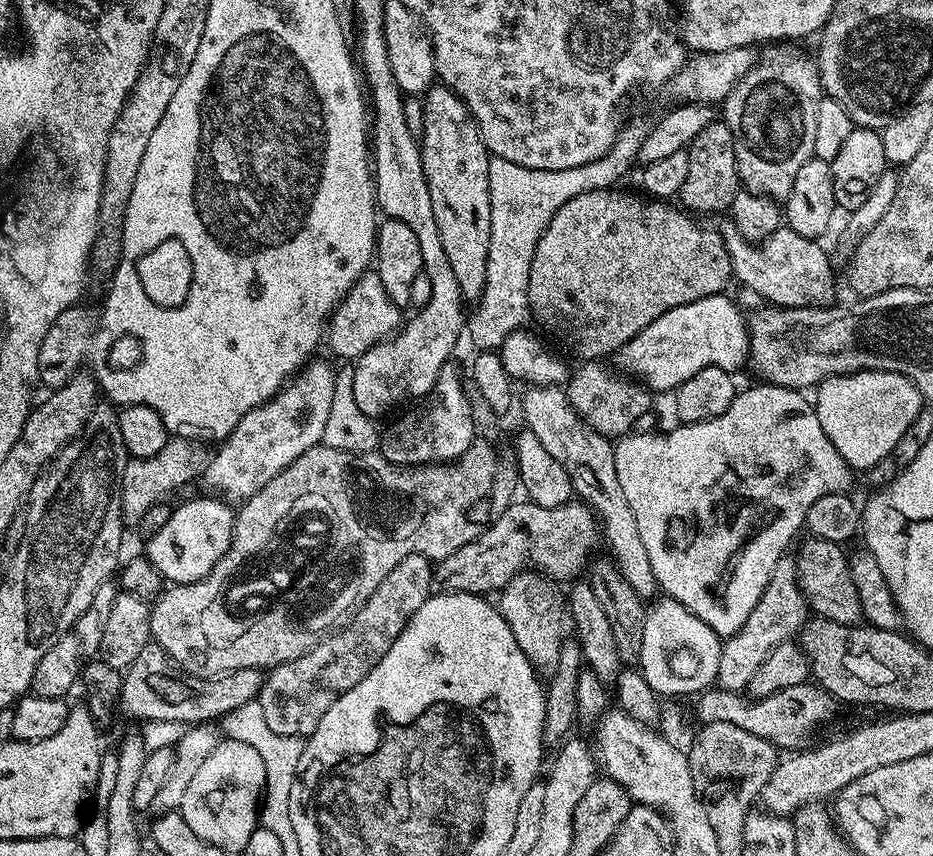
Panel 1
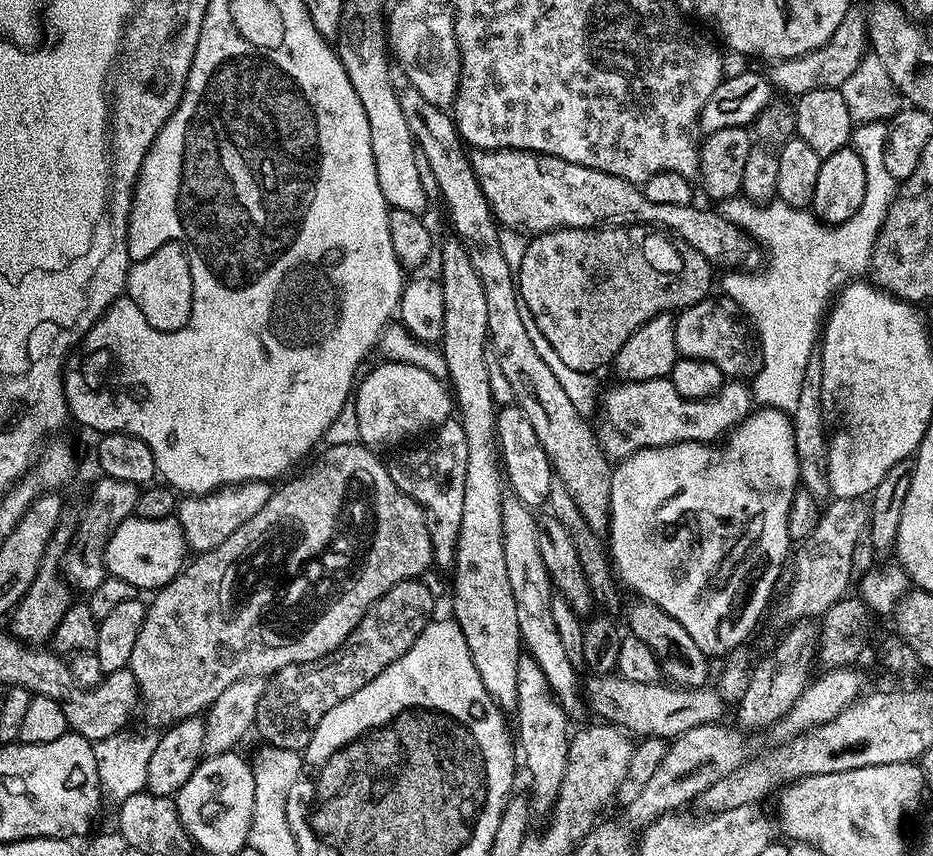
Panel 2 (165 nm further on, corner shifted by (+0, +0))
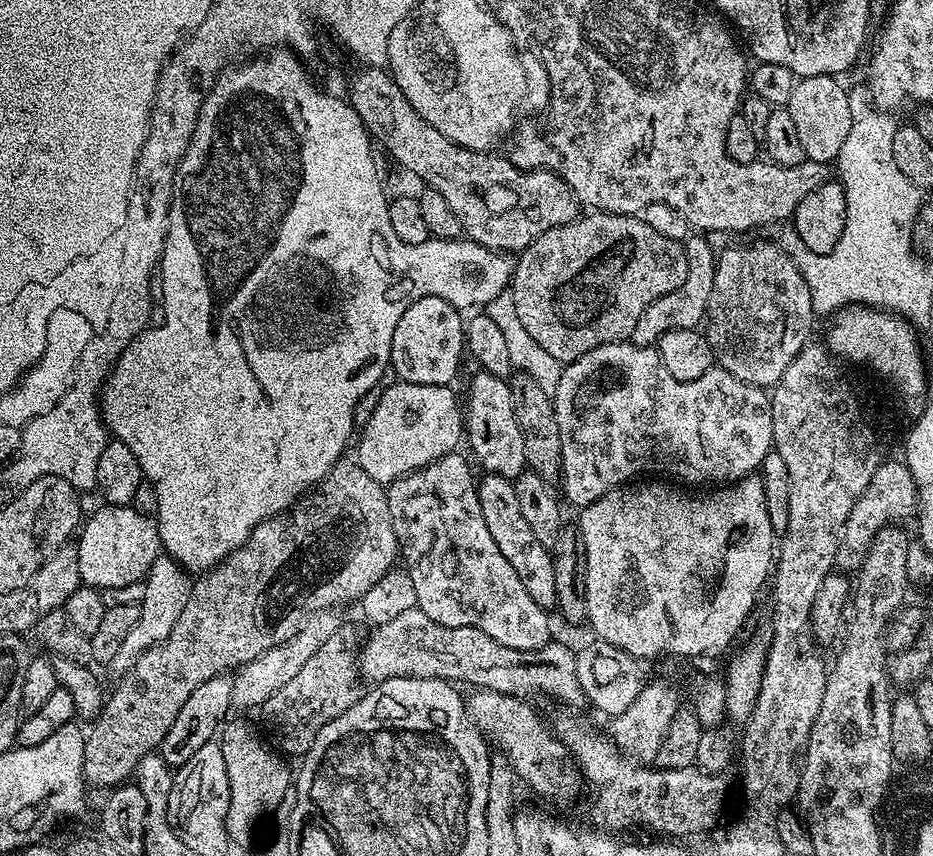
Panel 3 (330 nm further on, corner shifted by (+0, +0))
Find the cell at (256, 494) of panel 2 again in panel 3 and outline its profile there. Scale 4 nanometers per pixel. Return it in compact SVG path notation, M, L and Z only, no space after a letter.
M167 554L157 556L143 582L146 586L146 598L142 598L139 605L138 622L134 622L134 627L130 629L128 637L122 642L118 654L114 654L110 665L111 671L116 671L116 674L127 672L128 667L143 652L150 650L155 644L161 644L168 637L170 630L174 630L174 622L178 622L178 618L186 606L193 585L189 573Z

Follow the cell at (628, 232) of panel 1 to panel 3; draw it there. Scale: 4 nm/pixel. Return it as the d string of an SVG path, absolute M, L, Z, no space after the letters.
M595 210L587 214L534 238L534 242L515 257L510 281L512 308L516 311L512 311L514 319L562 365L571 364L598 346L627 341L646 306L662 298L662 294L678 290L686 279L686 254L681 241L658 234L658 230L646 226L639 215L619 216Z

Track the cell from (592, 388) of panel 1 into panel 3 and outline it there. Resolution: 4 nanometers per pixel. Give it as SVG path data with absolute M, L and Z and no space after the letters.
M692 234L683 241L684 253L686 254L686 279L678 290L670 290L670 294L662 294L638 318L630 337L631 343L650 348L659 345L664 334L675 328L699 329L705 323L708 307L710 306L710 294L714 294L714 274L718 259L717 249L712 249L712 244L707 235Z

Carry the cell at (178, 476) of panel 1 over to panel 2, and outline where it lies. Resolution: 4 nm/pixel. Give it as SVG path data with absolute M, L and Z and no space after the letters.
M109 476L100 478L100 481L93 486L92 493L89 494L88 501L80 512L80 525L75 525L74 543L67 549L62 560L63 575L73 589L81 588L84 594L91 594L95 588L102 586L106 575L104 547L108 545L112 531L135 513L140 493L141 489L137 485L115 480Z

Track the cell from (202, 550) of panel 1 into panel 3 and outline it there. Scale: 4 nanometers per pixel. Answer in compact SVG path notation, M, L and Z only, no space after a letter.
M100 506L92 517L83 521L78 532L76 553L78 554L78 570L80 579L85 585L97 590L114 586L130 586L130 582L138 582L148 575L150 566L161 555L162 545L155 523L149 517L138 514L131 506Z

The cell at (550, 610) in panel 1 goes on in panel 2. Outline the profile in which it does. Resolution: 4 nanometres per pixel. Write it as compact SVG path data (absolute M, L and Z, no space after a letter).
M527 654L521 655L518 662L518 698L514 709L514 736L518 741L518 752L522 757L522 764L528 767L528 776L532 779L530 799L533 809L537 813L551 813L552 805L556 803L566 762L568 761L568 728L569 713L564 711L559 700L552 695L546 682L546 674L542 674L542 666L534 662L534 658Z

